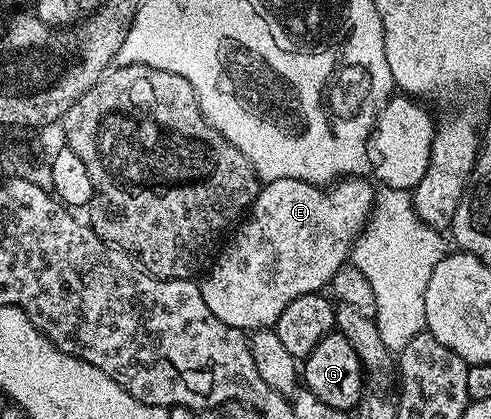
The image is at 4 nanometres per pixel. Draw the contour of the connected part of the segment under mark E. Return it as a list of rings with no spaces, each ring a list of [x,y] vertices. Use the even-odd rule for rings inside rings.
[[[297,178],[266,181],[245,219],[234,229],[235,237],[226,241],[227,249],[218,253],[219,261],[216,264],[214,261],[202,277],[199,289],[209,310],[213,310],[221,322],[234,328],[274,329],[277,318],[281,318],[282,311],[293,302],[293,298],[301,298],[301,294],[322,293],[330,285],[333,274],[348,263],[351,247],[363,232],[367,217],[375,206],[376,189],[371,188],[372,181],[368,180],[344,178],[330,186],[301,182]]]

